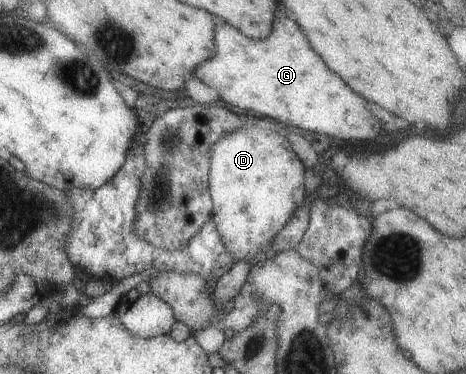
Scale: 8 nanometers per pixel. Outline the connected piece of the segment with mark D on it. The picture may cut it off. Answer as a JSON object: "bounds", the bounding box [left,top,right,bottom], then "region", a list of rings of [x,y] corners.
{"bounds":[208,124,307,265],"region":[[[245,124],[231,134],[225,134],[209,148],[208,188],[212,200],[212,221],[225,250],[233,256],[233,262],[249,262],[250,265],[267,260],[271,250],[271,240],[287,224],[291,214],[307,204],[304,188],[303,166],[289,142],[282,134],[265,129],[256,124]]]}

